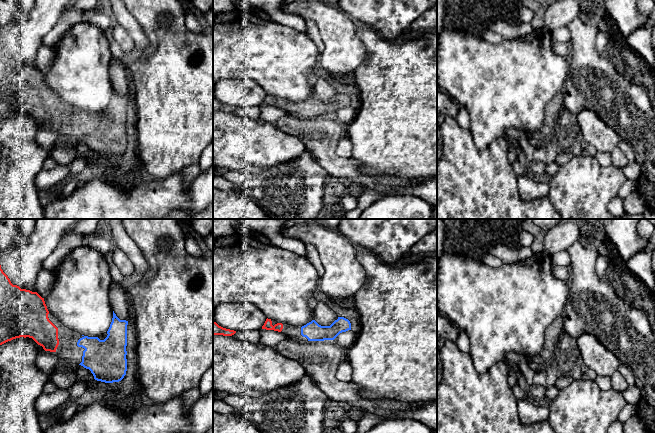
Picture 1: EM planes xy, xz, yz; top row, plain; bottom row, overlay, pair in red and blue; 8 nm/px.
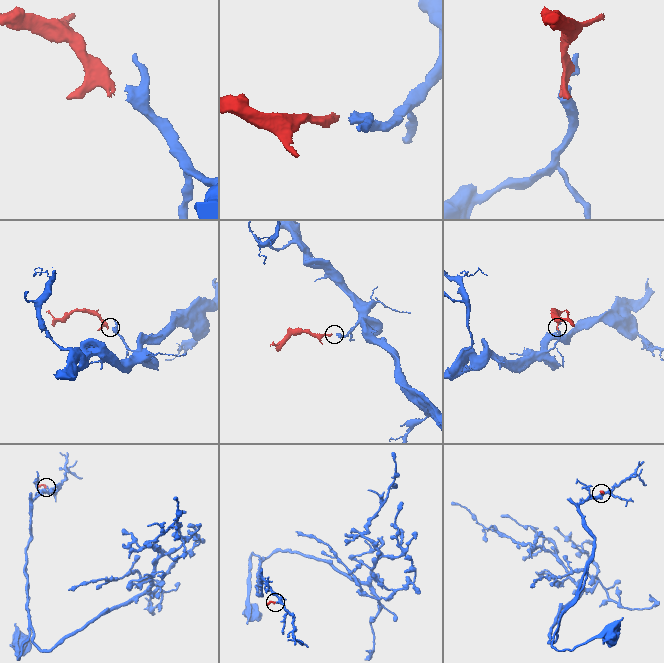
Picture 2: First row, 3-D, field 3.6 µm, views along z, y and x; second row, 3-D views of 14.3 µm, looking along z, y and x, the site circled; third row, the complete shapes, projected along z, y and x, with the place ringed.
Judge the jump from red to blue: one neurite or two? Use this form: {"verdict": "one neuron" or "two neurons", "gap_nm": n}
{"verdict": "one neuron", "gap_nm": 150}

